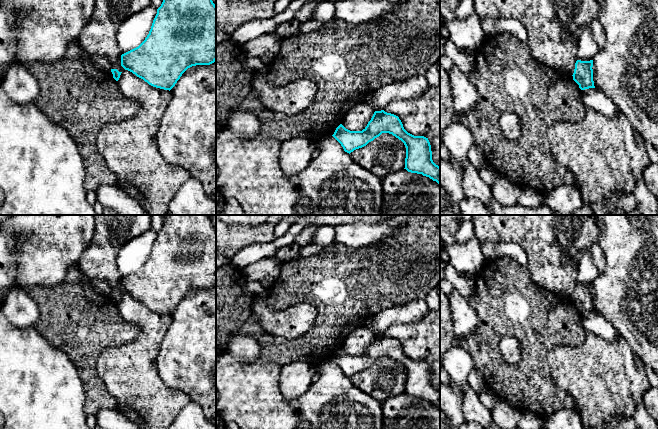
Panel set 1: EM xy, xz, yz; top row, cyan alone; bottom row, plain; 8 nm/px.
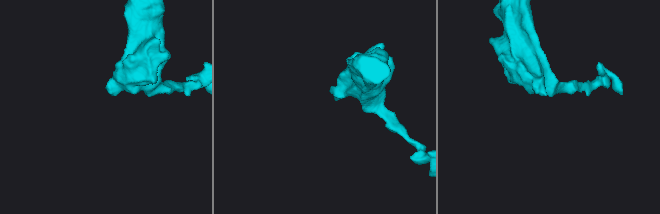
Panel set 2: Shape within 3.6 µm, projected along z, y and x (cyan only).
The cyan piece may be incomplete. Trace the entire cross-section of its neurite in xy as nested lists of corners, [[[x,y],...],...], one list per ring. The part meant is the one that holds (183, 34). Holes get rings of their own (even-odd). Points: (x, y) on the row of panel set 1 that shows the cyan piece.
[[[163,0],[145,40],[121,55],[125,70],[169,91],[188,68],[215,61],[216,5],[212,0]]]

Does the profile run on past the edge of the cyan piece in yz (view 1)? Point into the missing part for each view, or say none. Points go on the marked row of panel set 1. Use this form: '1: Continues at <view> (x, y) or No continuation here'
1: No continuation here

